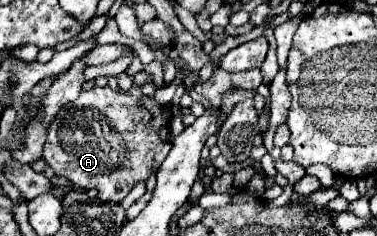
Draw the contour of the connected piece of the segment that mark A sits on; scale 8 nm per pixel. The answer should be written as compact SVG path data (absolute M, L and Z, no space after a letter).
M106 85L106 87L94 87L94 89L90 89L90 91L82 91L82 95L78 97L78 101L76 101L74 107L62 107L62 109L60 109L56 121L50 125L50 131L48 131L48 139L46 139L42 157L44 157L44 161L48 163L48 167L54 169L54 175L70 179L70 181L72 181L76 187L80 187L80 189L98 189L98 199L102 199L102 201L118 201L118 203L120 203L120 201L132 191L132 187L134 187L138 181L146 181L146 179L158 169L158 165L164 161L164 157L168 155L168 151L170 151L170 141L172 141L172 139L170 139L170 129L168 129L170 119L172 119L172 115L170 115L170 111L168 111L168 107L158 105L158 103L156 103L154 99L150 99L150 97L138 97L138 99L136 99L136 97L126 95L126 93L116 93L116 91L112 91L108 85Z

